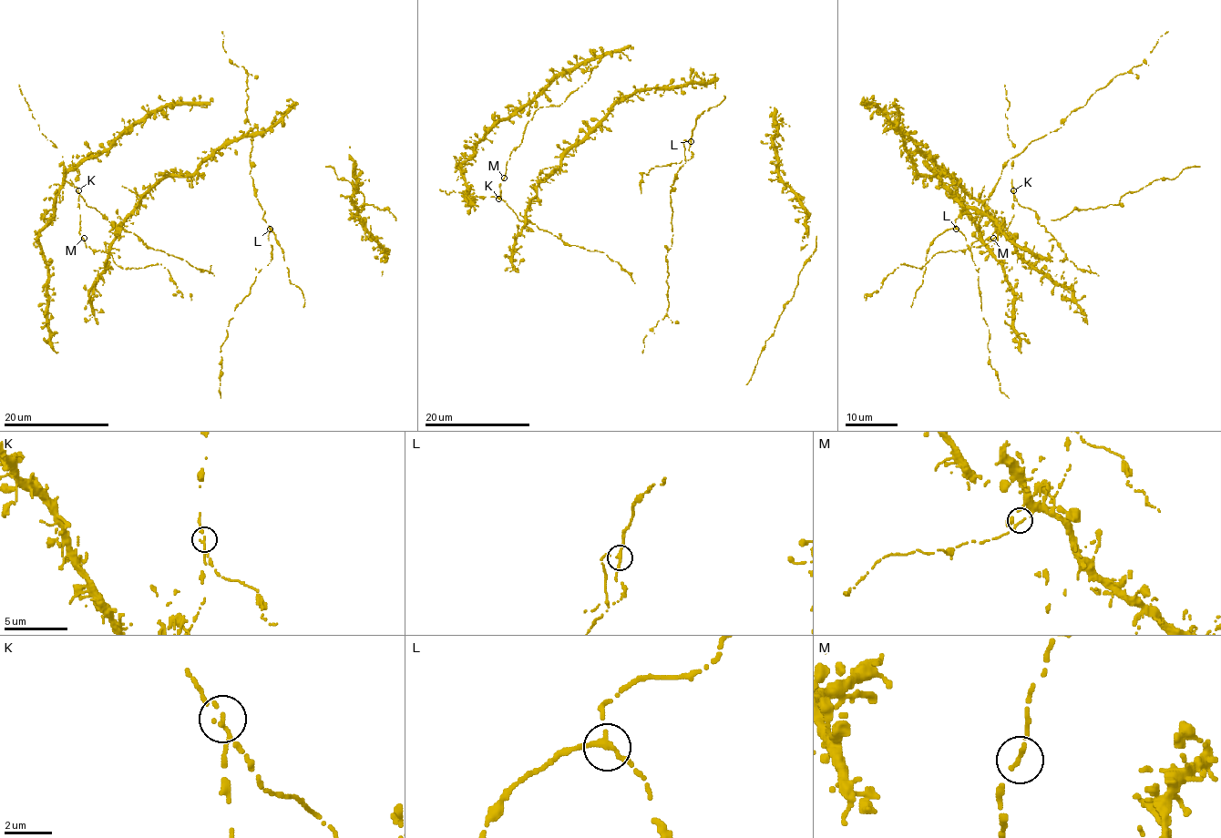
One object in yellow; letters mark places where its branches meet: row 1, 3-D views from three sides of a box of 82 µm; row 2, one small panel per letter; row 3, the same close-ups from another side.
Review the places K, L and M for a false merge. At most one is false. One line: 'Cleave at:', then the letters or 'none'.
Cleave at: K

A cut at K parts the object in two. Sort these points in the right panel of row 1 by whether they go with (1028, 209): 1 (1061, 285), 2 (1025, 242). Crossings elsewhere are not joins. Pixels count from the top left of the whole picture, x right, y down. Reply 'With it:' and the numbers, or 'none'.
With it: none

